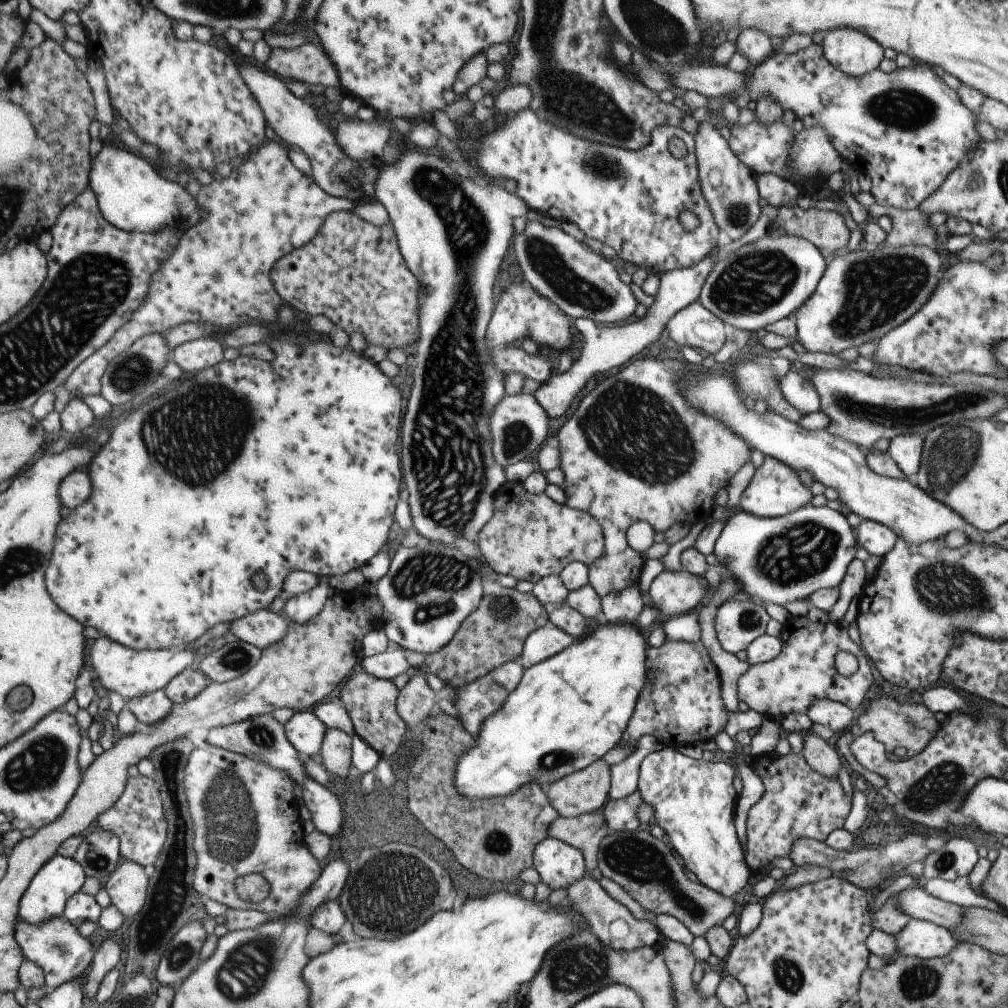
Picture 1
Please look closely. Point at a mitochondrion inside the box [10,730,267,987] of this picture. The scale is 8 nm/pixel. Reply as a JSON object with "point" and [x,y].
{"point":[229,819]}

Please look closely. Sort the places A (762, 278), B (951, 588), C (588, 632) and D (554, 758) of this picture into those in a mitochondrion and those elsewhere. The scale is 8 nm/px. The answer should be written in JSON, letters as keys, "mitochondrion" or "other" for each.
{"A":"mitochondrion","B":"mitochondrion","C":"other","D":"mitochondrion"}

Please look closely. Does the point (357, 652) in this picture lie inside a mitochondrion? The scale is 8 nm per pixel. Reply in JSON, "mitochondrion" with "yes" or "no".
{"mitochondrion":"no"}

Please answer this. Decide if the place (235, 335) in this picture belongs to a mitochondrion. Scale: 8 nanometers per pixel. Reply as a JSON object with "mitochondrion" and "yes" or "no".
{"mitochondrion":"no"}

